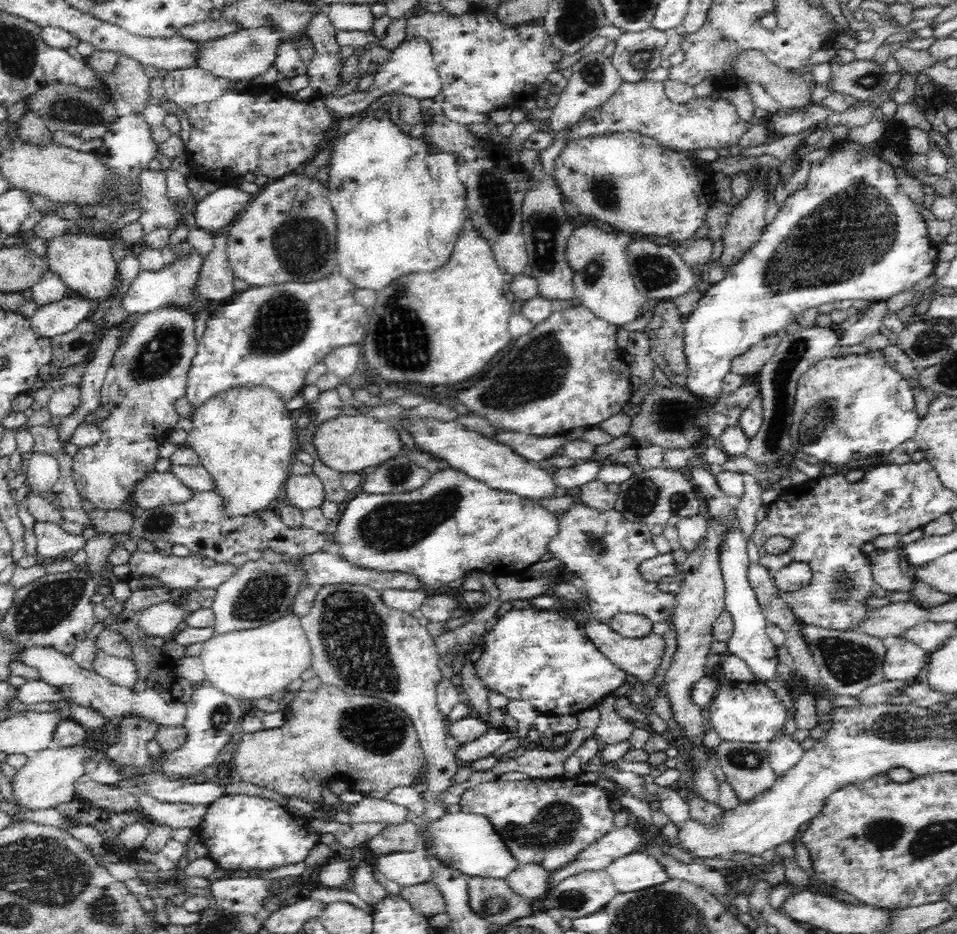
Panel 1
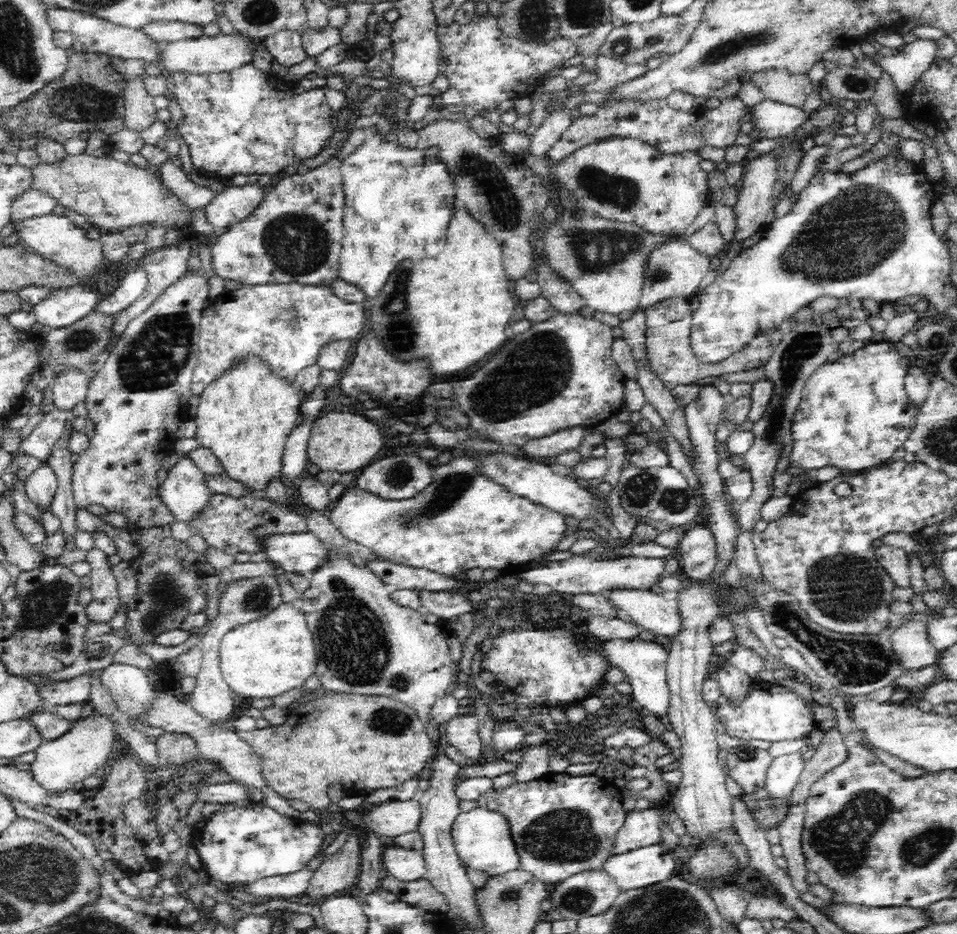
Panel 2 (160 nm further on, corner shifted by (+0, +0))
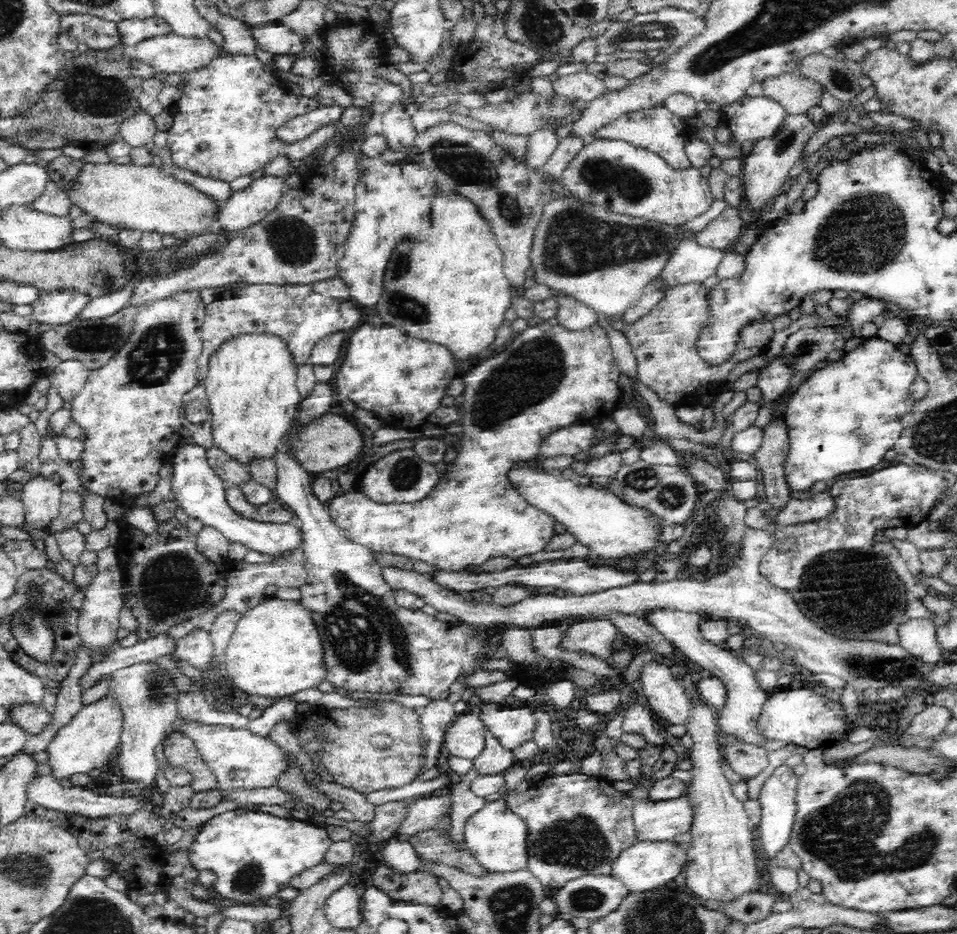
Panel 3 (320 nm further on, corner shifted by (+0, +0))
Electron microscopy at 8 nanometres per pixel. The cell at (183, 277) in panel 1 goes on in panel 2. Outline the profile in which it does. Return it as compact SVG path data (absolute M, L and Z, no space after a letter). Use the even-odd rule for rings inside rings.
M140 267L128 270L119 282L118 288L106 298L100 300L94 308L107 315L115 315L132 306L147 291L147 274Z

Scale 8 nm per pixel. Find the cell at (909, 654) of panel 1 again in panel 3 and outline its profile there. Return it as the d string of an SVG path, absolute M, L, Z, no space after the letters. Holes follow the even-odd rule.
M932 618L904 619L897 628L899 645L924 664L936 665L941 658L941 648L936 640Z

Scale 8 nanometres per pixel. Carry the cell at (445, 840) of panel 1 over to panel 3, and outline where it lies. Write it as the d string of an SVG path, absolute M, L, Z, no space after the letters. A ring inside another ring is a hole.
M503 798L487 802L466 820L464 826L465 848L474 860L488 873L508 873L527 868L527 826L508 810Z

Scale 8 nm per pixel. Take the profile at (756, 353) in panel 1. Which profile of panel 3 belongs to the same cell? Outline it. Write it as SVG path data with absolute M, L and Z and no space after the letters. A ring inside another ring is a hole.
M692 282L666 289L654 308L638 322L624 326L622 332L638 359L638 379L670 405L692 402L700 389L718 394L730 371L742 360L765 353L772 342L774 328L770 322L755 322L742 328L737 350L726 362L718 365L706 362L698 354L695 340L707 316L708 283Z

